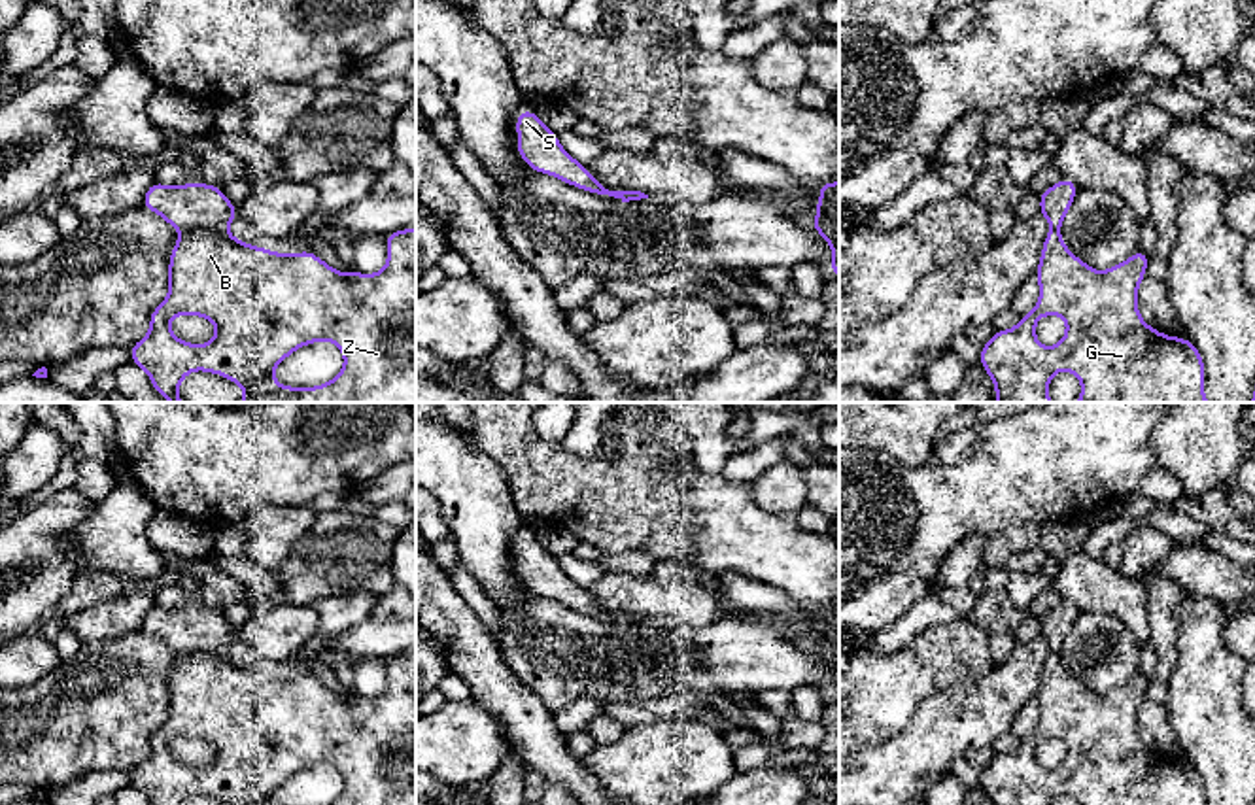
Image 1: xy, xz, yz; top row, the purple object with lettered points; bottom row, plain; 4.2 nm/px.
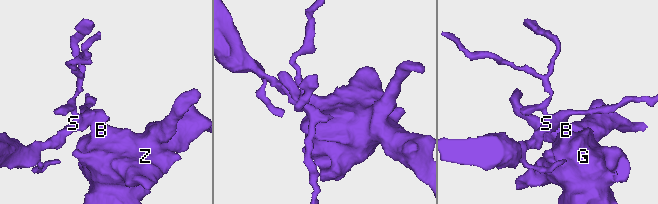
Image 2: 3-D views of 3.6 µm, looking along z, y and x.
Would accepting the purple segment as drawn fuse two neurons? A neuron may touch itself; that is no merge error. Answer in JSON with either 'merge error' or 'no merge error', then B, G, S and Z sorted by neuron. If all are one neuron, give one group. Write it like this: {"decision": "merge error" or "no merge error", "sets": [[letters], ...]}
{"decision": "merge error", "sets": [["B", "G", "Z"], ["S"]]}

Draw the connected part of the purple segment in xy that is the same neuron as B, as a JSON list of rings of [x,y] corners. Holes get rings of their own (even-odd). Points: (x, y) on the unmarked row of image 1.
[[[193,652],[185,658],[180,658],[176,669],[172,671],[168,684],[168,718],[166,722],[149,737],[149,756],[130,769],[130,786],[144,792],[149,799],[149,805],[181,805],[187,797],[195,794],[204,794],[210,797],[219,797],[231,805],[276,805],[276,790],[287,782],[293,775],[302,769],[329,763],[344,779],[342,794],[331,805],[416,805],[416,652],[401,652],[384,659],[387,671],[386,690],[376,697],[338,695],[325,684],[321,684],[314,675],[297,675],[293,678],[270,675],[266,671],[257,671],[225,654],[214,652]],[[176,739],[200,739],[214,746],[215,760],[206,767],[191,767],[180,763],[172,752],[170,743]]]

